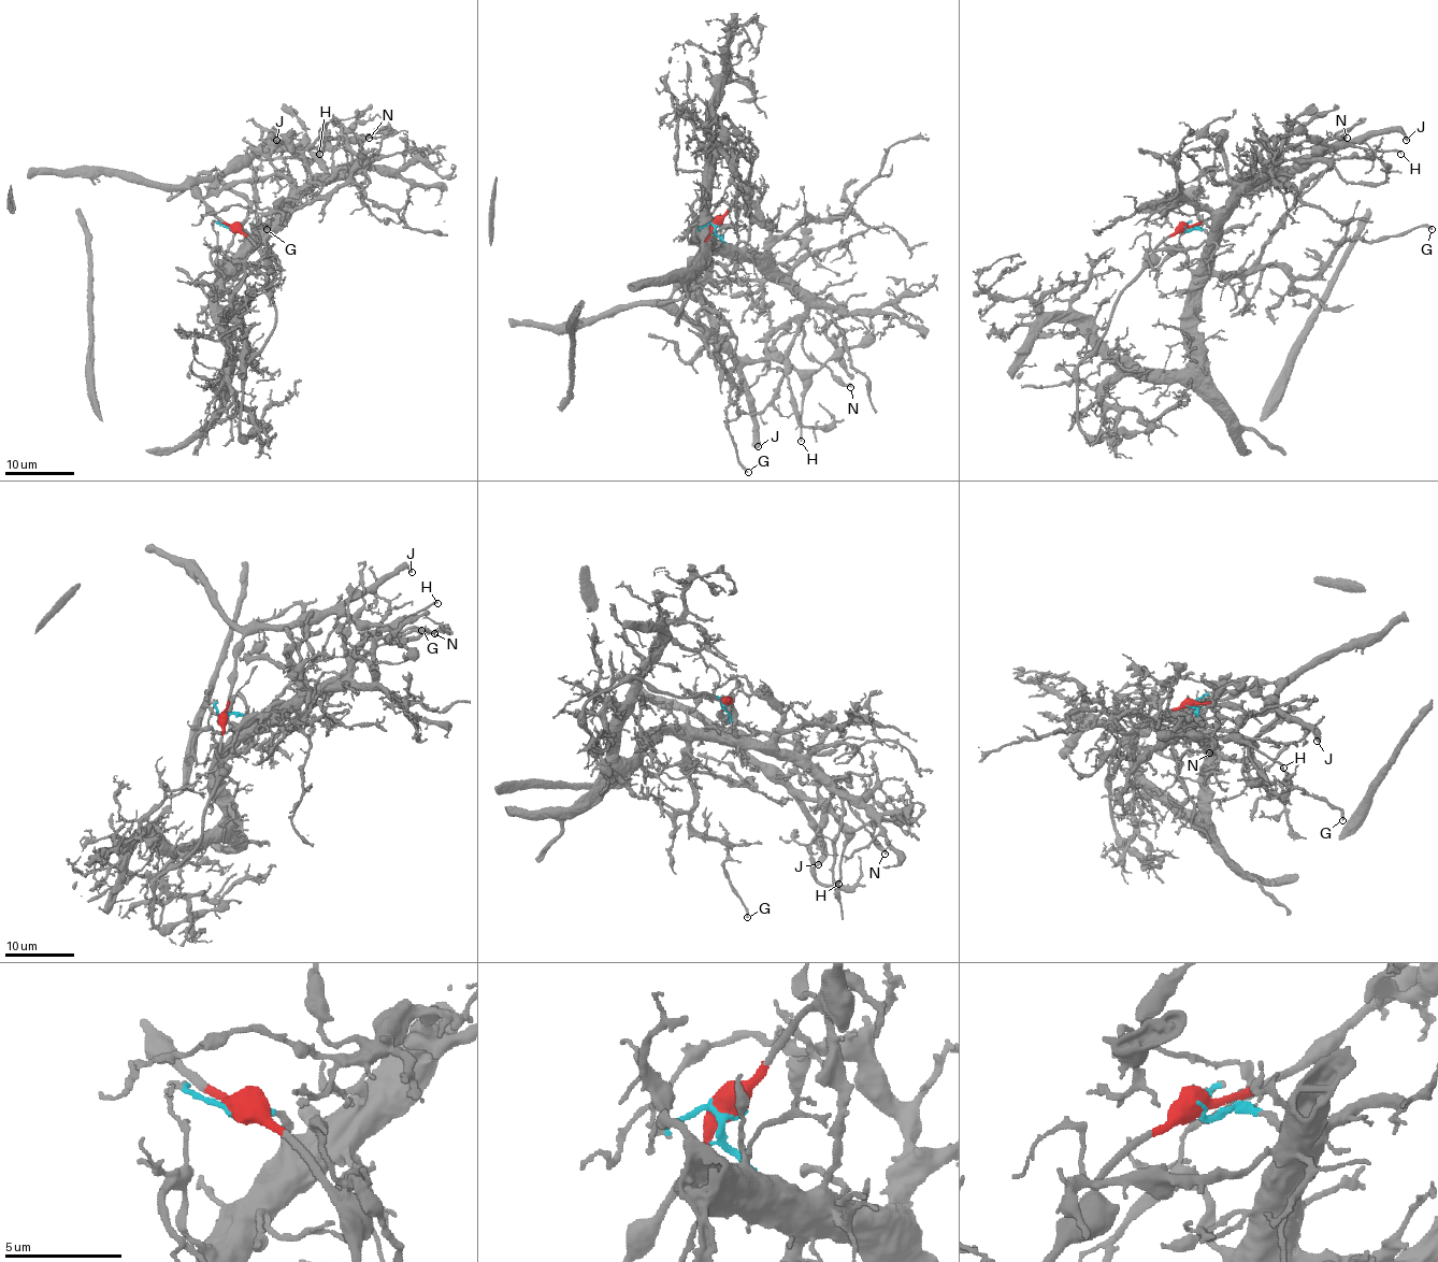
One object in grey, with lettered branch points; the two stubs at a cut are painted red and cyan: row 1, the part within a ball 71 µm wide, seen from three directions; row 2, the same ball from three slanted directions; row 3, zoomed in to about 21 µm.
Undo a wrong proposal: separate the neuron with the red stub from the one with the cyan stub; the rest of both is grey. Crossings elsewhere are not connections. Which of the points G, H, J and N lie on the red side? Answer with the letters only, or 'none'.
H, J

